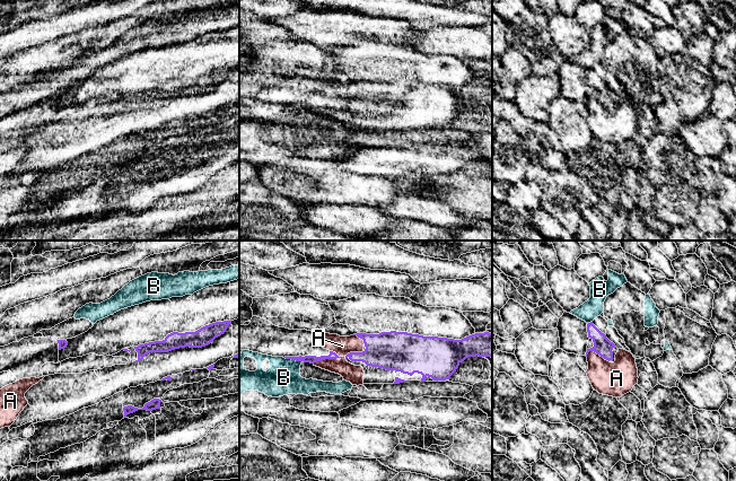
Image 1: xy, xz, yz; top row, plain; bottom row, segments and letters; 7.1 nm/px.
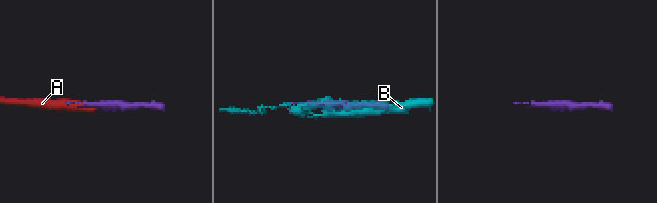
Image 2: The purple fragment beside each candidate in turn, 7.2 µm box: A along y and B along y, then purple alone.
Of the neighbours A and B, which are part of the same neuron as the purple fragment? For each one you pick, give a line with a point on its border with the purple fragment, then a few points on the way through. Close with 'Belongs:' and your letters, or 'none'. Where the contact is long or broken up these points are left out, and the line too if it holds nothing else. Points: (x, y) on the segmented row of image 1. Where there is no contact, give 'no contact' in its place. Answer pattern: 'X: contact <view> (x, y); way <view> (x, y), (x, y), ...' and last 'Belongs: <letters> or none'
A: contact xz (338, 357)
Belongs: A

